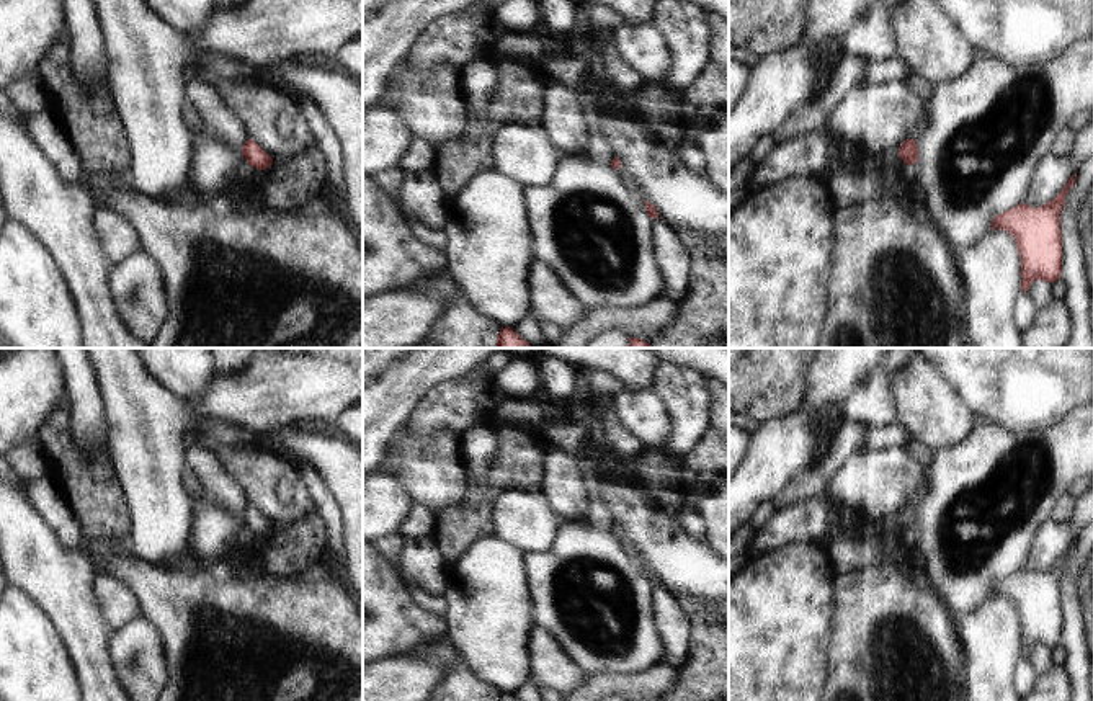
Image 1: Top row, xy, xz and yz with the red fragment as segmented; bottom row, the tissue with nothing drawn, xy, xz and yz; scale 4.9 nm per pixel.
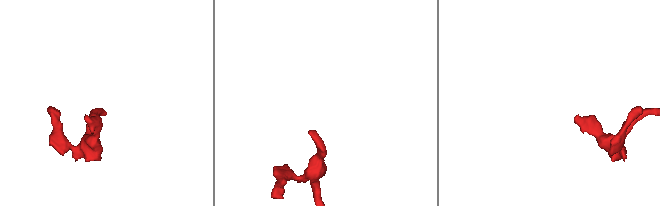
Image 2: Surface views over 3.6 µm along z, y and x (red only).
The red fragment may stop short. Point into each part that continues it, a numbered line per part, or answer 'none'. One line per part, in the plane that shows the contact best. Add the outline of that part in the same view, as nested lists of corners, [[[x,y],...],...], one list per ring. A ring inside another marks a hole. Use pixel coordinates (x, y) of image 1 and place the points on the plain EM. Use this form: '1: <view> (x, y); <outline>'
none

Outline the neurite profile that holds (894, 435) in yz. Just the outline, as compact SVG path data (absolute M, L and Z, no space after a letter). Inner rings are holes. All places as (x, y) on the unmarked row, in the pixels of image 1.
M897 422L890 423L887 426L872 430L864 444L859 448L863 449L889 449L889 448L897 448L897 449L905 449L910 443L910 436L905 431L905 428Z

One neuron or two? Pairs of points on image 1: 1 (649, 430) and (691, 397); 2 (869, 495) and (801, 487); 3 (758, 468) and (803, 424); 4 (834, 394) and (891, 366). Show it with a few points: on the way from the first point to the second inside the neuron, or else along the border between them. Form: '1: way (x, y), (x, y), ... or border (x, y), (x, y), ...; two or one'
1: border (649, 388), (667, 415), (669, 435), (660, 448); two
2: border (850, 459), (837, 473), (822, 497), (793, 509); two
3: way (770, 456), (791, 435); one
4: border (881, 365), (848, 396), (847, 406); two

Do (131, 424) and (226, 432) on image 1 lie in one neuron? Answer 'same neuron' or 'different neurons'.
same neuron

